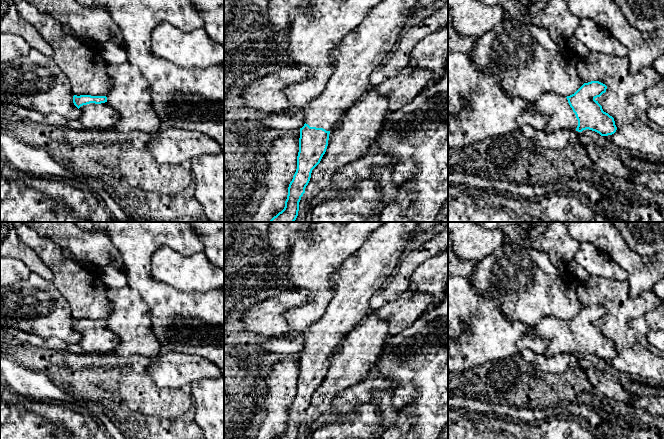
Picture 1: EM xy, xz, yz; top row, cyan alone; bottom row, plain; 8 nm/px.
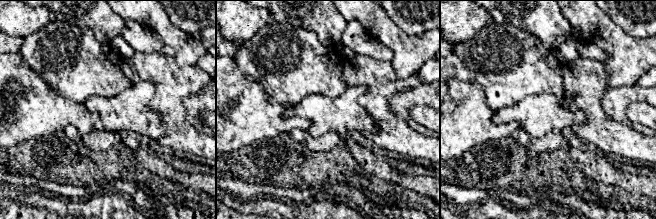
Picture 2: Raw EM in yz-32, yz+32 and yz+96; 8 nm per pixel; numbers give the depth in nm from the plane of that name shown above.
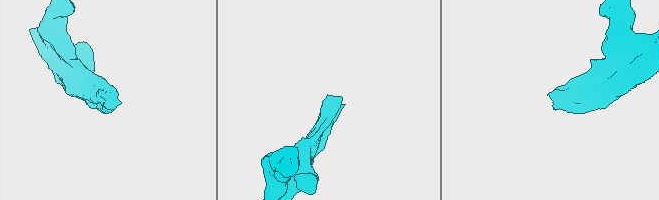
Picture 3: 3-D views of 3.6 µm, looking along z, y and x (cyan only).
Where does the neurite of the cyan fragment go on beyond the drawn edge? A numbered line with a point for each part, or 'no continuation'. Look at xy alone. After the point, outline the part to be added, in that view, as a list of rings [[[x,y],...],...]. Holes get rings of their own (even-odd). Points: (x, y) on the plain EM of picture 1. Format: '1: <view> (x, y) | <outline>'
1: xy (93, 340) | [[[107,326],[90,327],[81,330],[79,334],[81,335],[79,345],[88,354],[113,352],[120,344],[119,337],[111,332]]]

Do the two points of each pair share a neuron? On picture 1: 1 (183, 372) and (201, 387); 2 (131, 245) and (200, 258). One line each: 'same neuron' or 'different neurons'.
1: different neurons
2: different neurons

